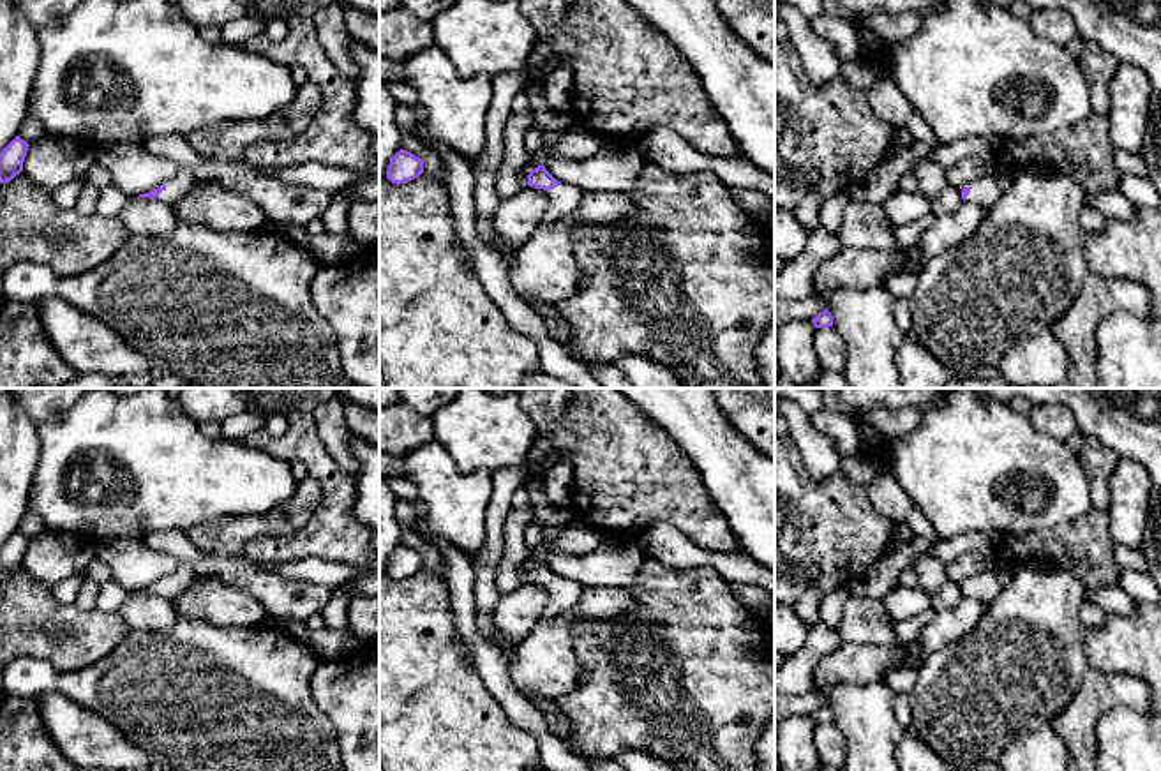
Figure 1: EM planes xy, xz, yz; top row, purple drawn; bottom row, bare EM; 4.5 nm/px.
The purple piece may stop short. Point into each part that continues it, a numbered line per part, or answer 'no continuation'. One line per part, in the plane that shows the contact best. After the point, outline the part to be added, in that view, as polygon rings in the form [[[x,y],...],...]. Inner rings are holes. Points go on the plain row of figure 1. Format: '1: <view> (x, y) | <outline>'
1: xy (173, 542) | [[[168,529],[150,533],[146,543],[159,552],[169,554],[178,561],[178,568],[166,579],[166,584],[155,593],[161,598],[171,600],[180,595],[196,577],[196,565],[205,558],[185,531]]]

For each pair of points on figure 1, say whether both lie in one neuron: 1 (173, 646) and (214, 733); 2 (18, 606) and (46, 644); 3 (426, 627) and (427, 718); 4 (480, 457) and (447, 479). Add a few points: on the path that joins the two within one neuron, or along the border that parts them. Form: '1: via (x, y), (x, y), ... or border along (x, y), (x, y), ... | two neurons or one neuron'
1: via (194, 667), (198, 692), (214, 711) | one neuron
2: via (23, 614), (44, 636) | one neuron
3: via (420, 650), (420, 696) | one neuron
4: border along (433, 438), (461, 470), (489, 473) | two neurons

